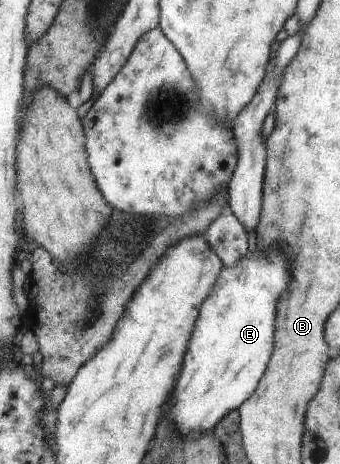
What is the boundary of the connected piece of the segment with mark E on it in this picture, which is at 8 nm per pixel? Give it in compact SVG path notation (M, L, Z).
M282 251L244 255L235 267L223 267L215 286L202 302L185 362L168 398L168 418L179 435L213 433L224 417L255 392L274 349L276 300L290 281Z

